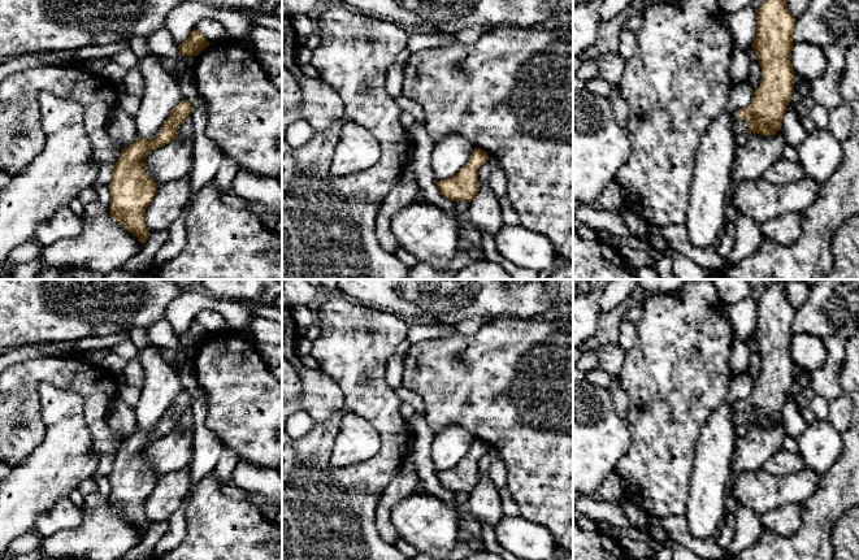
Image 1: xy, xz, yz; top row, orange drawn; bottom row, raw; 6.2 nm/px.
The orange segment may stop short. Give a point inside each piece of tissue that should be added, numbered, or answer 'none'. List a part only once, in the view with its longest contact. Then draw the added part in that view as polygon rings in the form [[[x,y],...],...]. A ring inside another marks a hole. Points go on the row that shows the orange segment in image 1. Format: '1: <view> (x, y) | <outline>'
1: yz (740, 126) | [[[734,113],[733,129],[736,134],[742,134],[747,131],[750,126],[743,120],[738,120]]]

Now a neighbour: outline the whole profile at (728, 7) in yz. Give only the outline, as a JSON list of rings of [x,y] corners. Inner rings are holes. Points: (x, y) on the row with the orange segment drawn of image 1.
[[[717,0],[717,5],[721,12],[726,16],[750,6],[751,0]]]

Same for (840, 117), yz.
[[[841,103],[828,110],[828,129],[840,140],[843,142],[851,133],[851,125],[854,121],[853,110],[846,103]]]

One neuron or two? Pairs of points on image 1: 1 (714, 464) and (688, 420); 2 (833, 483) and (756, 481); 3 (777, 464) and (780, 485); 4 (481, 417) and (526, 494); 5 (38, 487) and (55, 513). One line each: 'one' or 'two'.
1: two
2: two
3: two
4: one
5: two

